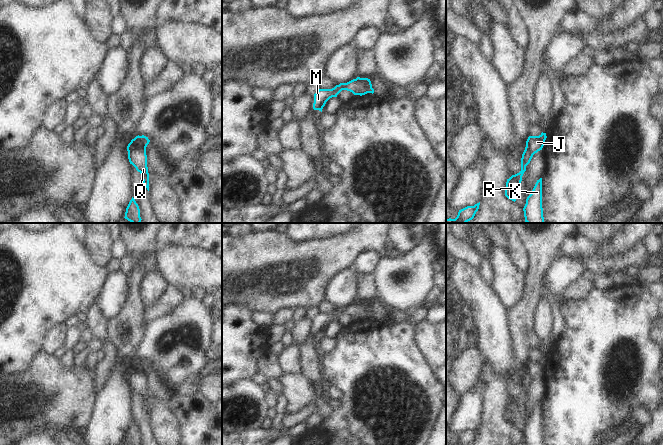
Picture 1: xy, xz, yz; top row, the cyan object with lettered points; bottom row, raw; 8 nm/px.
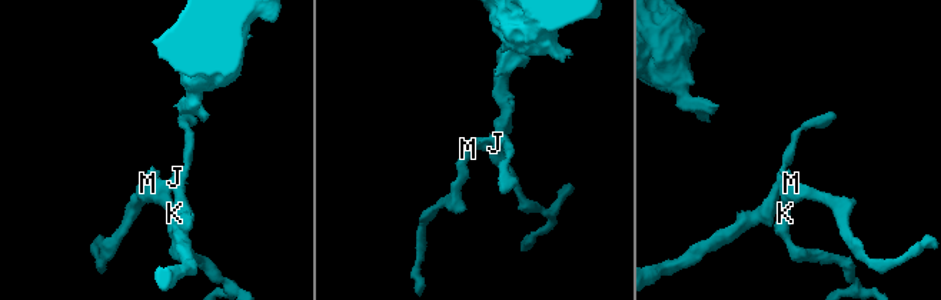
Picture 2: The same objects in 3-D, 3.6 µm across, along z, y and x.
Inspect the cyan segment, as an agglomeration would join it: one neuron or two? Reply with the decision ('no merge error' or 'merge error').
merge error

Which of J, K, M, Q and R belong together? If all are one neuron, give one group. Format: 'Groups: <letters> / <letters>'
Groups: J K M / Q R.

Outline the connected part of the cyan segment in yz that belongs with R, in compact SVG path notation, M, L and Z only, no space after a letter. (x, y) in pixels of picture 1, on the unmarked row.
M525 372L521 382L521 395L507 403L505 420L514 426L517 423L517 415L521 411L522 400L526 395L526 390L530 387L532 381L533 378Z

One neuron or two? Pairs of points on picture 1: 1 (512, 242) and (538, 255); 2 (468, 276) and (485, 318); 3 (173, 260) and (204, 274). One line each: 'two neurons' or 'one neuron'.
1: two neurons
2: one neuron
3: one neuron

